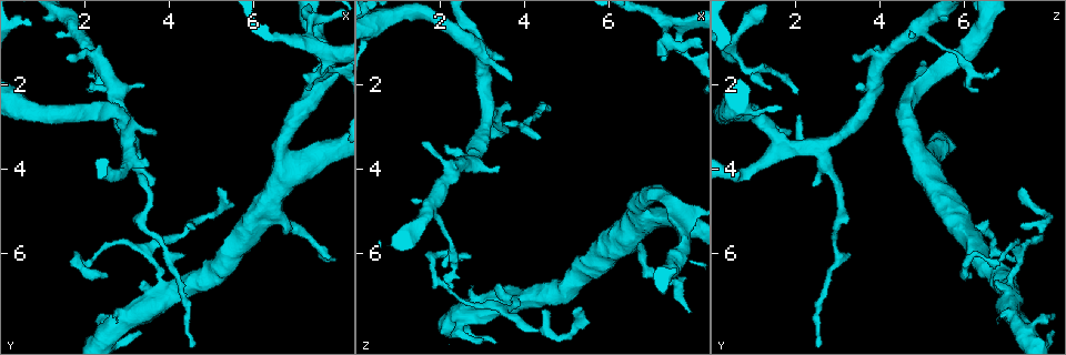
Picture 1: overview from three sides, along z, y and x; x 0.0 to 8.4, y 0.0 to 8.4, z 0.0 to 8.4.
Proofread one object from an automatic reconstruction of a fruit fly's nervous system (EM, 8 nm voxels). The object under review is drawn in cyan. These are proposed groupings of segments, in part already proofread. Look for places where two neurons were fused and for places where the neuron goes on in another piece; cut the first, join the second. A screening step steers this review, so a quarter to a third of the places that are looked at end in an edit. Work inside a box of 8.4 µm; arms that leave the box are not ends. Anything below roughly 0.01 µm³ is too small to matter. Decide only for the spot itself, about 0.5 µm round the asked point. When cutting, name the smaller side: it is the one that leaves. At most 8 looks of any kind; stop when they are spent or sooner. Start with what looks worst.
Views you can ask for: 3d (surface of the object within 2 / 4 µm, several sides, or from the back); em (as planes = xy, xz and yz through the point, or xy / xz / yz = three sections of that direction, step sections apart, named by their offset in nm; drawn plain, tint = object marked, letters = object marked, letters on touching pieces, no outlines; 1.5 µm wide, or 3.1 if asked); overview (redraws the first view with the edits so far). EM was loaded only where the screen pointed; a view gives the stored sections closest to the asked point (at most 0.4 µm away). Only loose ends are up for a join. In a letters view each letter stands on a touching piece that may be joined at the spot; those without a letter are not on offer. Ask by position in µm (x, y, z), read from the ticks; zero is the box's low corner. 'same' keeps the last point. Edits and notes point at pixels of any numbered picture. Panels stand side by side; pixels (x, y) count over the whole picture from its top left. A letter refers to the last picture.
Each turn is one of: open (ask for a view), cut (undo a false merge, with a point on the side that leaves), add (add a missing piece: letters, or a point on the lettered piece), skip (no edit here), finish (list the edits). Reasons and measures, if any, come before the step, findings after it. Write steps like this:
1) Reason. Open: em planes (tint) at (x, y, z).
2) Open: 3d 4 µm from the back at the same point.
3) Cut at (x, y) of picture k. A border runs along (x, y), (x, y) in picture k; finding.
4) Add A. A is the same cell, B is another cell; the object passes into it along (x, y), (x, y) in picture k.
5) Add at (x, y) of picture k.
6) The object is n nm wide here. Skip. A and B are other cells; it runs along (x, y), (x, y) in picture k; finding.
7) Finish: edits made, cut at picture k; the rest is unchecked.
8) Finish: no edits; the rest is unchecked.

Thin end. Open: 3d 4 µm at (5.15, 4.40, 7.40).

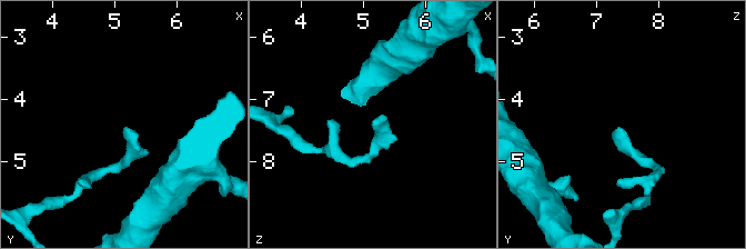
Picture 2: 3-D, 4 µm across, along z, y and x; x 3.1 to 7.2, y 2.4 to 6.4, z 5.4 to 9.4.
Open: em planes (letters) at (5.15, 4.40, 7.35).

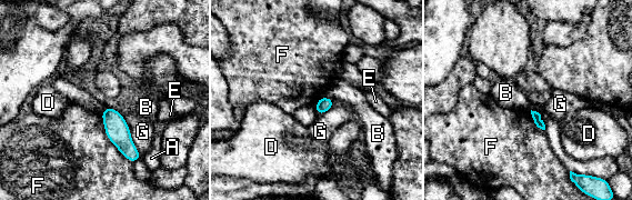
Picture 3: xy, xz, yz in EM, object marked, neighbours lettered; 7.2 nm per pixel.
Skip. A, B, D, E, F and G are other cells; a border runs along (322, 96), (334, 99) in picture 3; none of them fits.

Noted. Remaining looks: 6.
Abrupt turn. Open: 3d 2 µm at (3.50, 6.05, 7.30).

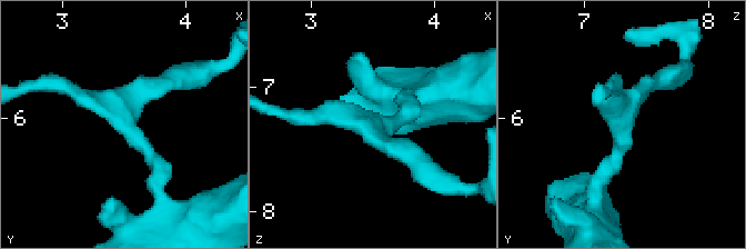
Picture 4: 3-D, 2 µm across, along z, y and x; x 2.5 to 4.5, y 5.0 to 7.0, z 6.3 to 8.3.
Shape alone is not enough. Open: em xy step 8 (letters) at (3.52, 6.08, 7.32).

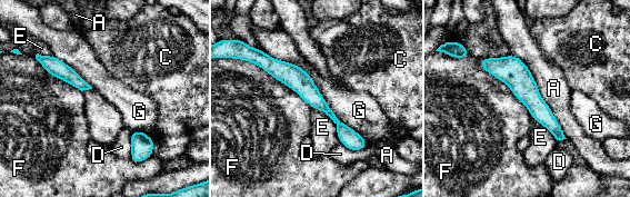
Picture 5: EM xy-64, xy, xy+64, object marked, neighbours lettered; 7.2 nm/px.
The longest contact is with G, 1000 nm. Skip. A, C, D, E, F and G are other cells; it runs along (263, 61), (291, 75), (363, 144) in picture 5; one neuron here.

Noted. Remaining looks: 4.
Branch stops here. Open: 3d 2 µm at (3.75, 3.15, 1.80).

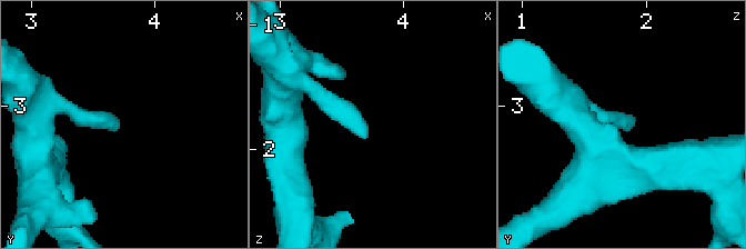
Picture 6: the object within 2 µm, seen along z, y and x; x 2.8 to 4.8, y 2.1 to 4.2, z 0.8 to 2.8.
Open: em planes (letters) at (3.74, 3.14, 1.86).

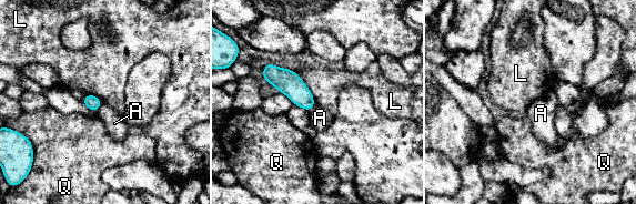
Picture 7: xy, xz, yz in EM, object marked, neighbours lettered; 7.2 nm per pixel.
The object is 110 nm wide here. Skip. A, L and Q are other cells; a border runs along (102, 103), (97, 112) in picture 7; none of them fits.

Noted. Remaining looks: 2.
Finish: no edits; the rest is unchecked.

